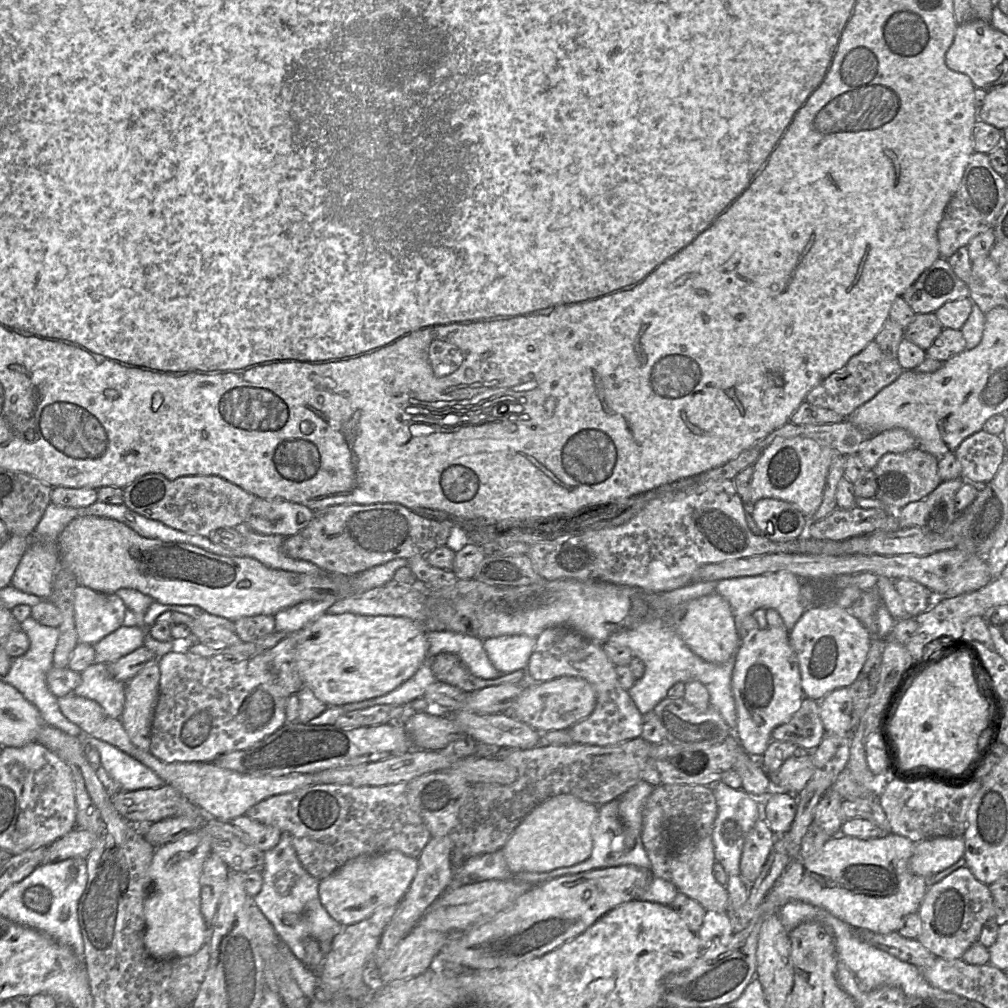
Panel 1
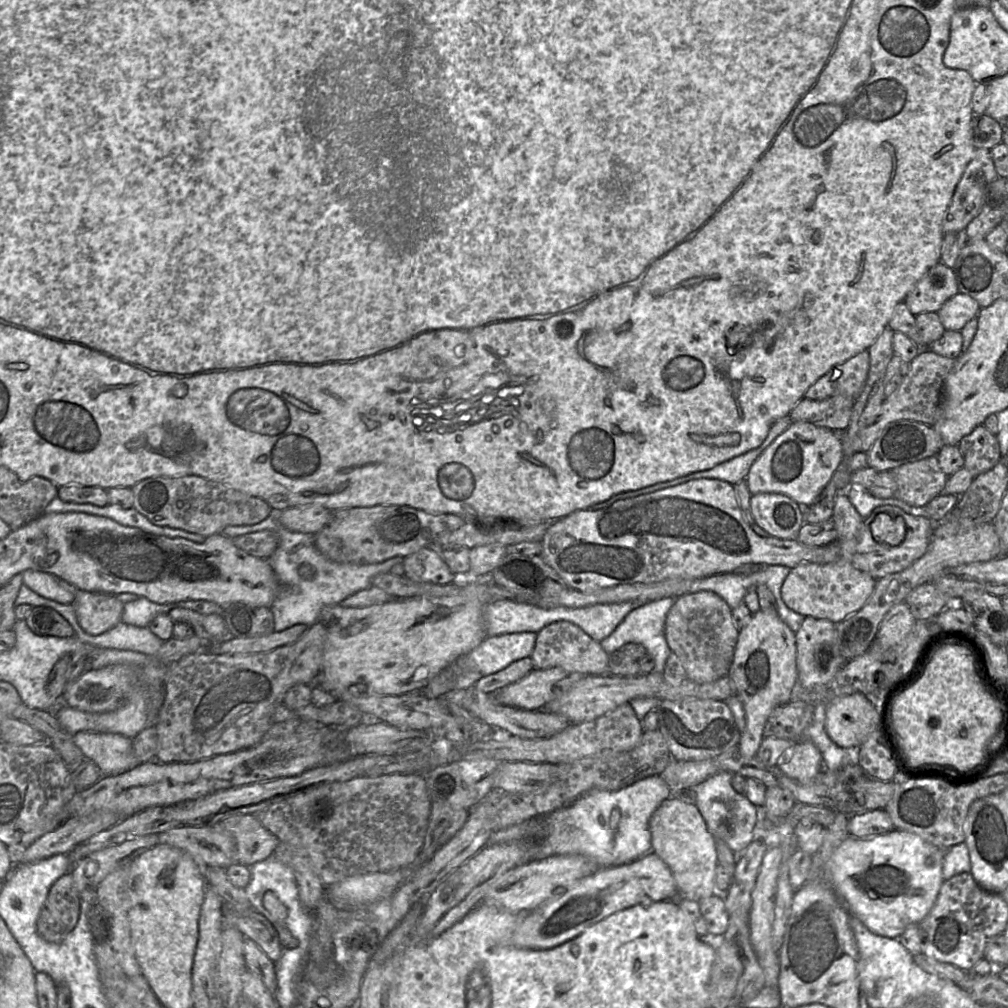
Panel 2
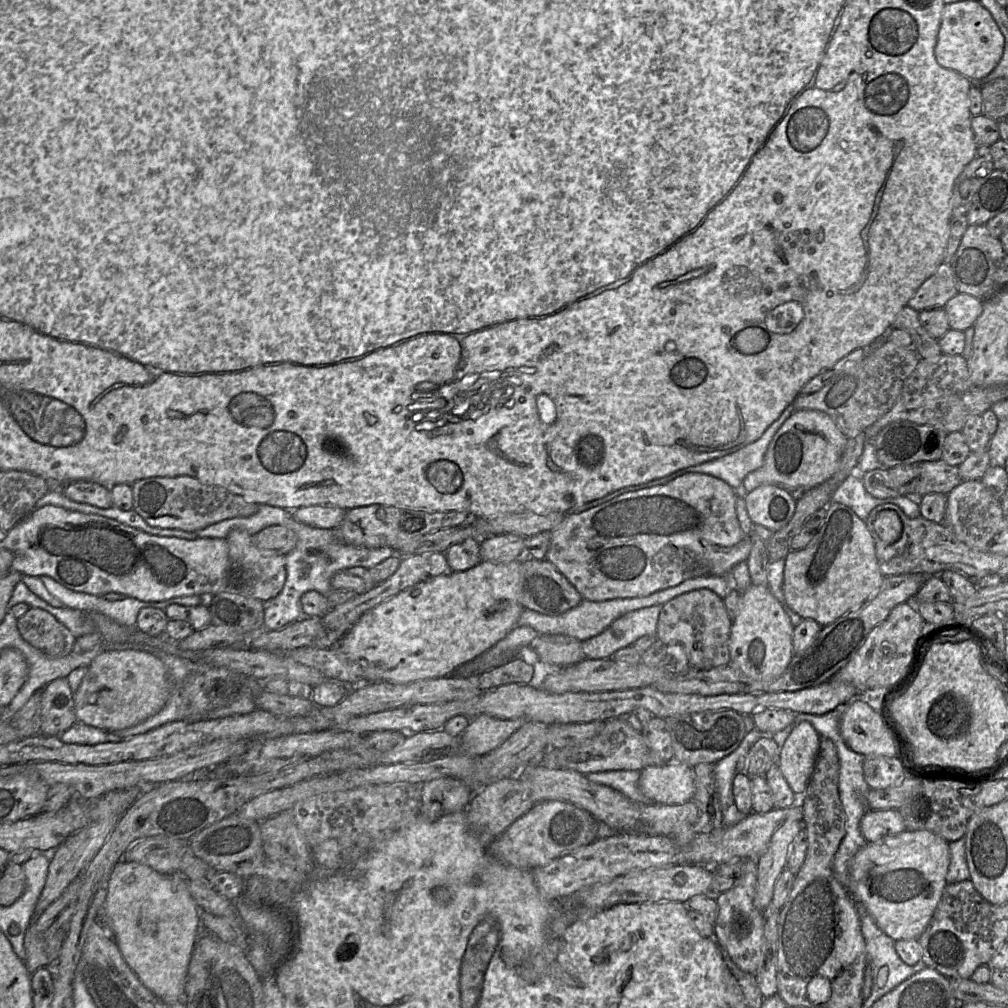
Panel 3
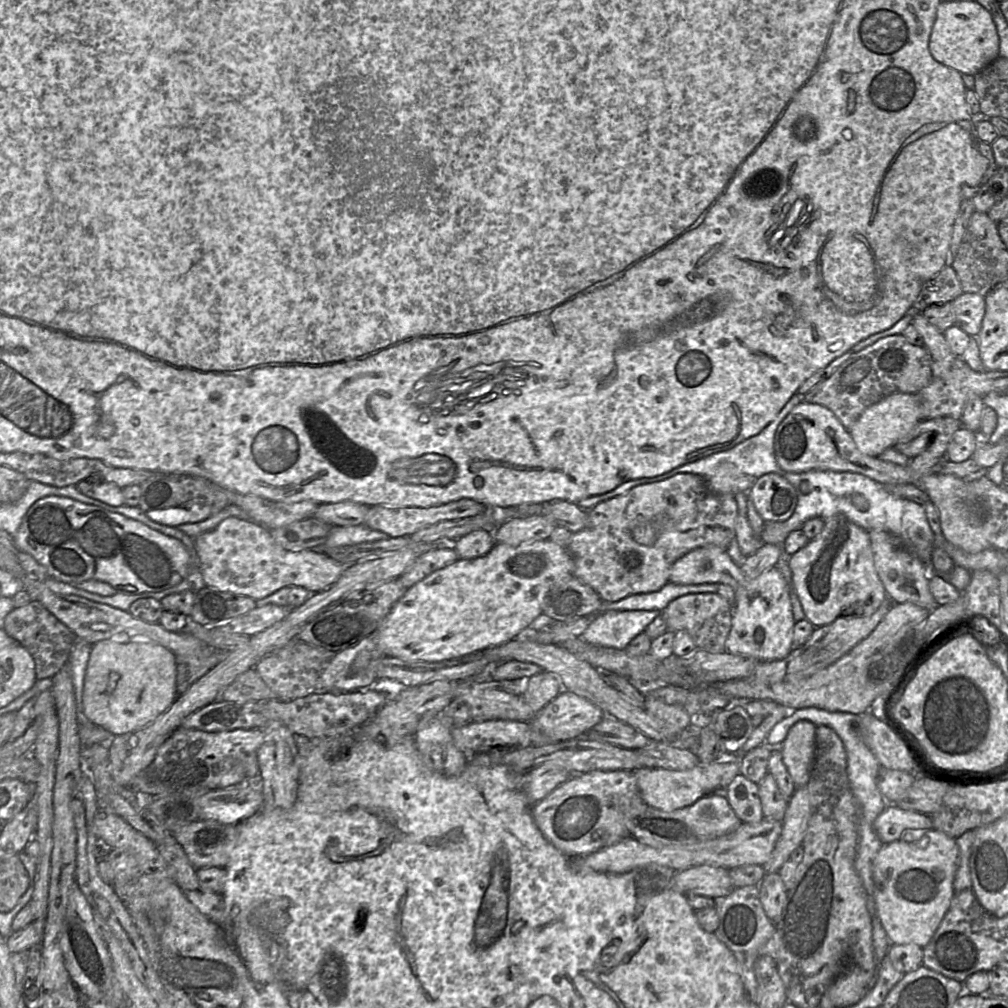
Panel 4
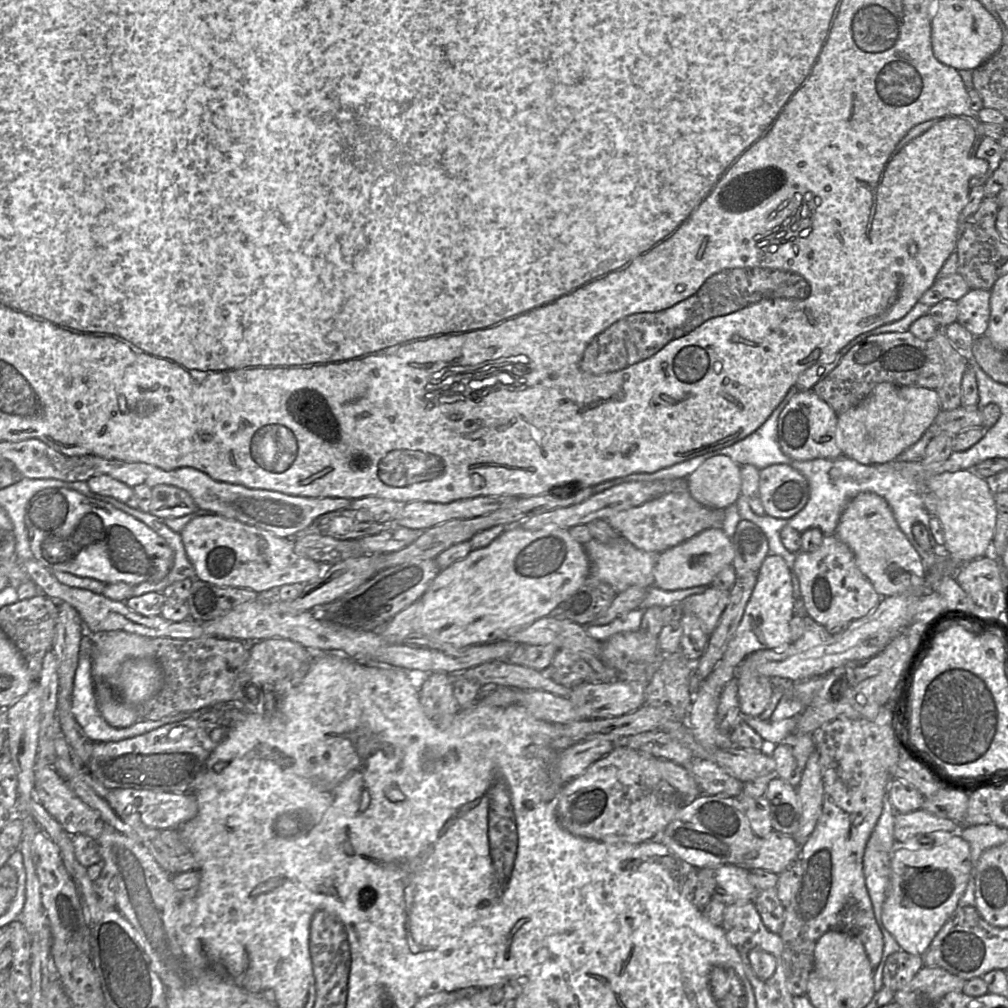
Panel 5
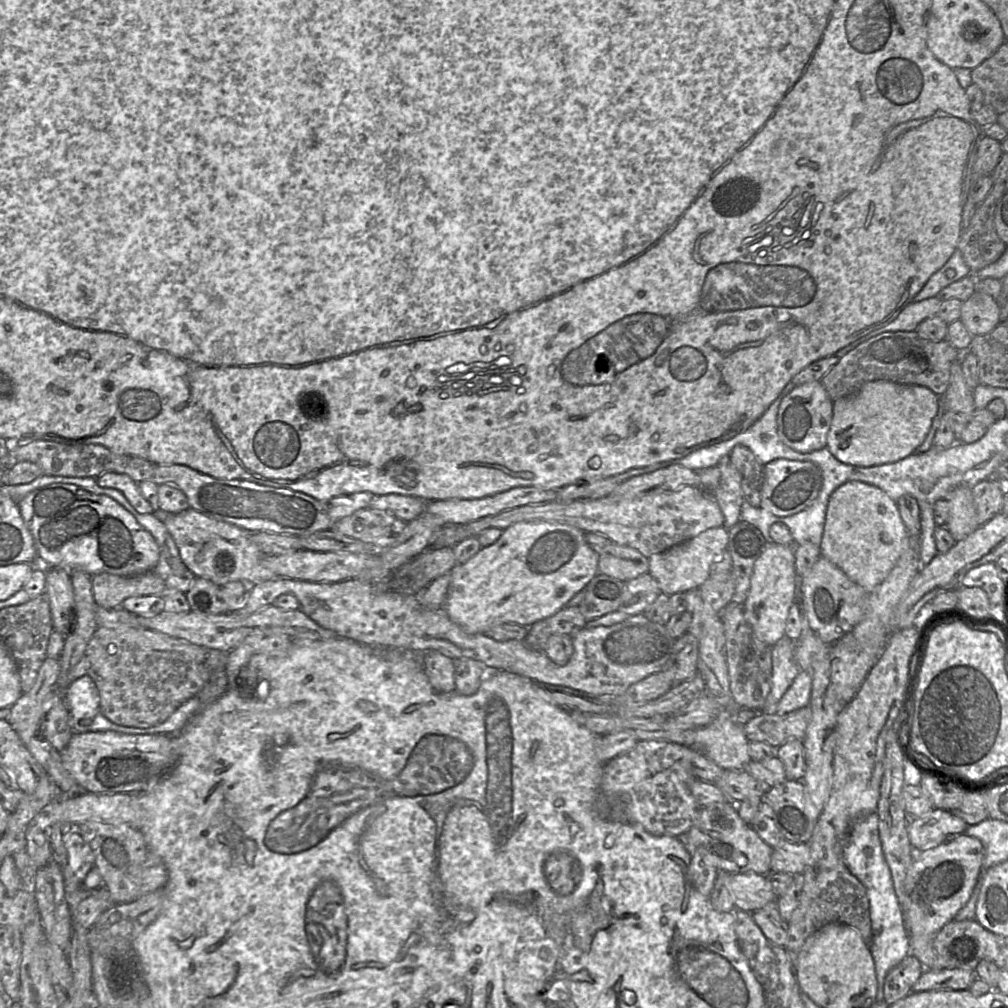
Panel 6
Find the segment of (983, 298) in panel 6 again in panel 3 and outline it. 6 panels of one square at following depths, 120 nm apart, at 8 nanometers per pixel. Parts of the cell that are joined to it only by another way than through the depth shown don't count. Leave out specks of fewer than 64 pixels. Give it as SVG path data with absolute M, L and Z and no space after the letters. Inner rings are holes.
M958 292L945 305L950 329L965 332L974 326L983 311L984 302L965 293Z

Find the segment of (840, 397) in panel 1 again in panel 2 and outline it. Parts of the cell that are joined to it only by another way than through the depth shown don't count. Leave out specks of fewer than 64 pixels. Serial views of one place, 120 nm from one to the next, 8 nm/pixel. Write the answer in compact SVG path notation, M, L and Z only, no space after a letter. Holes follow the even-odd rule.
M865 350L831 368L807 389L804 397L824 400L845 395L856 400L866 383L869 367L870 356L868 350Z

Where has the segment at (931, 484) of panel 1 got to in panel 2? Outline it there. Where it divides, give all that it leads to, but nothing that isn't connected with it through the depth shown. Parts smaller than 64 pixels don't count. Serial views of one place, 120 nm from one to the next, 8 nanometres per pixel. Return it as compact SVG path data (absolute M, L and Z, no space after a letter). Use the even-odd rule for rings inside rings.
M936 455L901 465L891 471L897 482L894 497L914 507L924 507L941 494L949 477L942 470Z

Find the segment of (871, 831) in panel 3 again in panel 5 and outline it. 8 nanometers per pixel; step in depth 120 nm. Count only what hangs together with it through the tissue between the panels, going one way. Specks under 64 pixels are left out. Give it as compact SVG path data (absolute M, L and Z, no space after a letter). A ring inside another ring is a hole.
M918 809L909 813L896 813L894 821L894 837L898 843L908 841L912 837L923 836L935 831L959 831L960 825L947 818Z

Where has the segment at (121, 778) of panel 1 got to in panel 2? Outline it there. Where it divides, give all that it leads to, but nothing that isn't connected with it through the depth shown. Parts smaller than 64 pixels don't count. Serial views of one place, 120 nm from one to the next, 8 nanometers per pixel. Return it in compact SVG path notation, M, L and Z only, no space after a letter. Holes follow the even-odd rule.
M78 731L72 739L83 755L98 766L101 777L120 775L141 765L133 754L128 737Z

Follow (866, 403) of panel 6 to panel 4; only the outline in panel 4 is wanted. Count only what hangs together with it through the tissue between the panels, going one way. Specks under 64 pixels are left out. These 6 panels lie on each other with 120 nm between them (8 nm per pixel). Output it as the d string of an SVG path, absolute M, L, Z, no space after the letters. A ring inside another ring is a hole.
M894 393L865 409L849 433L862 453L878 457L884 450L894 447L922 419L918 393Z

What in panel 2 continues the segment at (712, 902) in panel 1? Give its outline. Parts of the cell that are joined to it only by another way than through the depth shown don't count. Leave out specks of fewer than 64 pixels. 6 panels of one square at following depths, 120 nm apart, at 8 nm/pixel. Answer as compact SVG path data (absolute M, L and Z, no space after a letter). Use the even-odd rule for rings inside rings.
M670 797L652 815L649 829L651 852L668 866L683 898L699 901L713 895L722 895L716 892L715 886L715 869L718 864L715 838L694 803Z

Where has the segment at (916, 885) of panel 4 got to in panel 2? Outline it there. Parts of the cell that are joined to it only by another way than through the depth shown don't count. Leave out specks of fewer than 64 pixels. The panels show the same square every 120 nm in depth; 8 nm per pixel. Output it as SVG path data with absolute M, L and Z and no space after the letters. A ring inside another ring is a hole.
M895 829L893 831L890 831L889 833L883 833L883 834L879 834L879 835L875 835L873 837L868 837L868 838L857 838L854 836L849 836L847 837L843 843L833 852L833 854L831 855L830 859L828 860L828 862L826 863L826 874L825 874L825 881L826 881L826 875L829 876L830 880L832 881L833 884L828 883L827 886L830 890L830 892L832 894L834 894L839 901L841 902L841 906L844 906L847 911L849 912L850 916L856 916L870 931L872 931L873 933L877 934L877 935L881 935L884 937L888 937L888 938L898 938L907 928L908 925L910 924L919 924L931 911L935 901L937 900L940 888L944 882L943 880L943 876L942 876L942 868L943 868L943 861L944 861L944 850L941 849L940 847L924 840L922 837L920 837L919 835L913 833L913 832L909 832L909 831L905 831L905 830L900 830L900 829Z

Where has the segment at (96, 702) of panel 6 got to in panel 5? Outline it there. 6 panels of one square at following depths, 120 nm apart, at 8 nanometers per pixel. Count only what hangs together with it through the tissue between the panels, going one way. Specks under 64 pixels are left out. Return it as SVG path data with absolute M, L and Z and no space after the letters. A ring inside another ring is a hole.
M86 633L80 641L79 662L74 676L73 691L71 696L71 709L74 719L85 732L85 734L95 742L117 742L139 735L143 735L155 729L158 729L164 723L164 718L156 721L141 720L125 728L116 728L108 724L99 713L96 707L92 682L92 659L93 643L92 635Z

